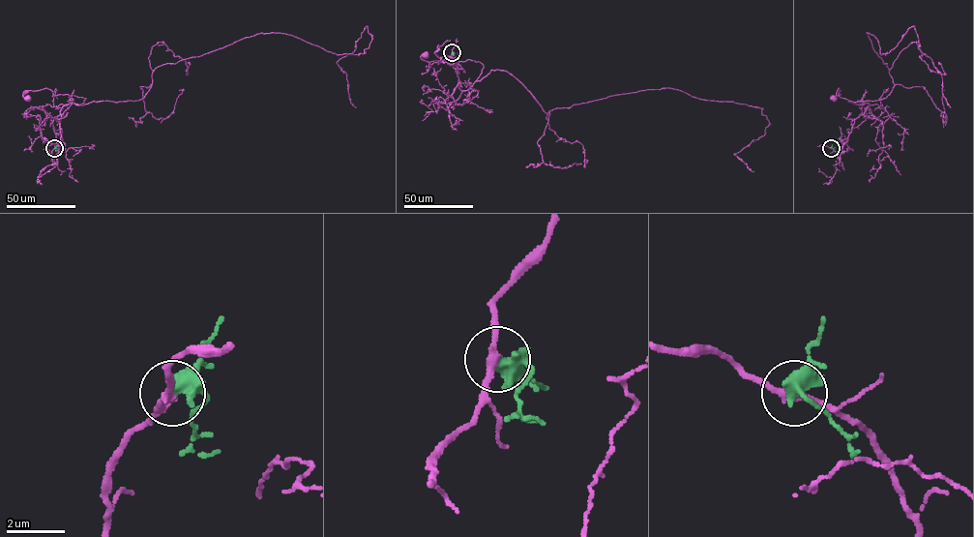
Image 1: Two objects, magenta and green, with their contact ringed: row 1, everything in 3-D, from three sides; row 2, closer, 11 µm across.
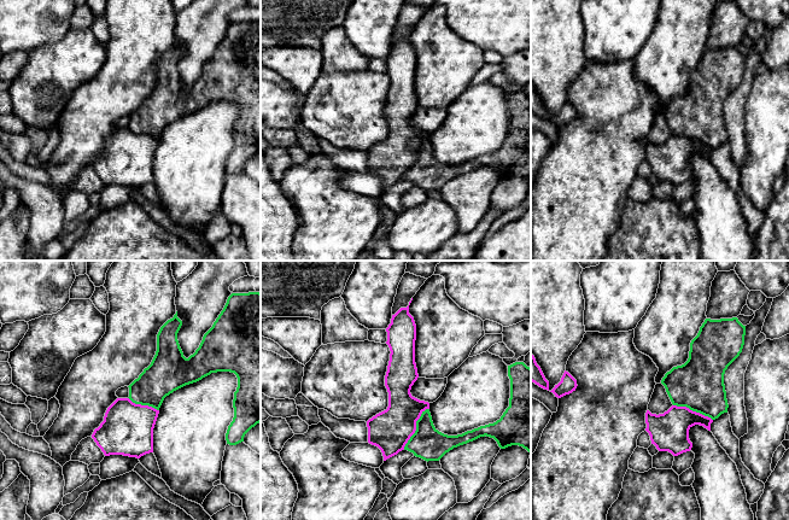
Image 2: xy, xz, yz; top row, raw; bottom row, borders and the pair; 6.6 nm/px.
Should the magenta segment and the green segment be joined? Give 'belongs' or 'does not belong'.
does not belong

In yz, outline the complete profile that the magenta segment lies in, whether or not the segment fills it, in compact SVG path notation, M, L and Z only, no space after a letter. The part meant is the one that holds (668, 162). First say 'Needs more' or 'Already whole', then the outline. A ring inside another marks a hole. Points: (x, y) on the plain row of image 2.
Already whole. M672 135L664 144L645 142L645 160L650 165L651 174L659 181L668 181L673 186L690 181L692 173L689 169L689 159L700 154L711 160L713 150L686 136Z

